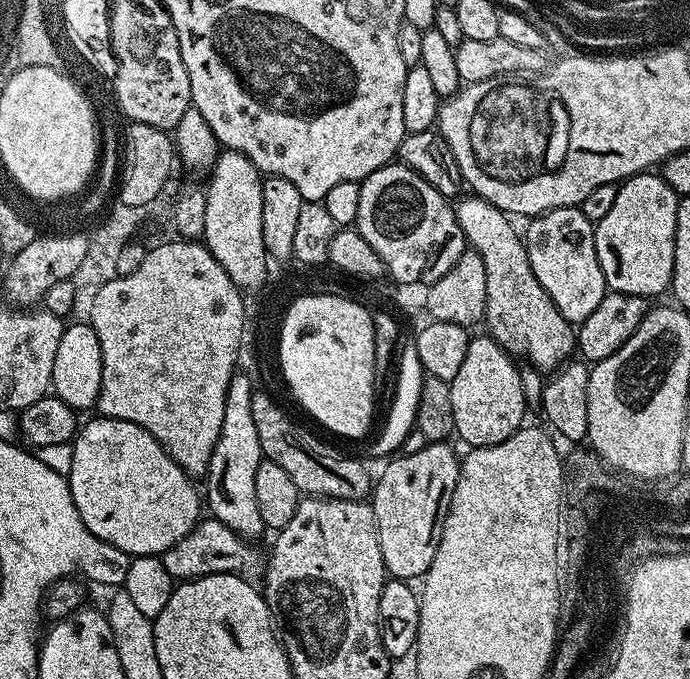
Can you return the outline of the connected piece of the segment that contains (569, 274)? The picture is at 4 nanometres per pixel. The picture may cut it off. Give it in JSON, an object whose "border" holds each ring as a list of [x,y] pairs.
{"border":[[[579,206],[575,208],[559,208],[550,210],[542,216],[527,221],[528,229],[523,229],[522,239],[526,246],[526,254],[530,258],[530,270],[534,270],[534,278],[550,294],[554,306],[558,306],[558,314],[578,326],[602,302],[610,289],[602,274],[602,266],[598,266],[598,250],[596,249],[596,229],[593,221],[582,214]]]}

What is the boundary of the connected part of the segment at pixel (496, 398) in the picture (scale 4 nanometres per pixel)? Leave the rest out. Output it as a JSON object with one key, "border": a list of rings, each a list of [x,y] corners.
{"border":[[[487,334],[473,335],[466,346],[466,358],[450,382],[450,403],[454,406],[455,435],[468,443],[469,449],[506,442],[525,423],[524,387],[517,361],[496,339]]]}

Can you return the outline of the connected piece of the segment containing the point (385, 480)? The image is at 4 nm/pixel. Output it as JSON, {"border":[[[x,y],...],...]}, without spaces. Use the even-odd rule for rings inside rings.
{"border":[[[430,442],[418,454],[400,454],[389,459],[370,492],[378,542],[389,577],[416,582],[434,562],[442,526],[454,486],[458,486],[461,457],[448,442]],[[397,459],[397,460],[396,460]]]}

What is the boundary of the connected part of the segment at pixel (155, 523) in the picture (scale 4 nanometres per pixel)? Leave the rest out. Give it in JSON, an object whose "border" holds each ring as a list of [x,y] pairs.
{"border":[[[97,415],[96,420],[92,420],[89,424],[81,423],[79,425],[76,439],[72,441],[72,453],[74,454],[74,466],[70,466],[70,474],[66,477],[70,486],[70,494],[74,498],[74,506],[78,506],[78,514],[82,518],[82,522],[88,527],[88,533],[91,536],[97,536],[102,542],[106,542],[110,546],[114,546],[118,550],[122,550],[127,556],[160,556],[164,552],[170,550],[176,543],[186,538],[191,531],[194,531],[197,524],[202,519],[202,492],[195,488],[193,477],[184,471],[182,466],[178,466],[178,462],[174,462],[174,458],[170,458],[170,454],[166,454],[166,450],[158,442],[158,438],[154,438],[154,434],[150,434],[142,426],[138,426],[134,422],[126,422],[125,420],[115,420],[109,416]]]}

